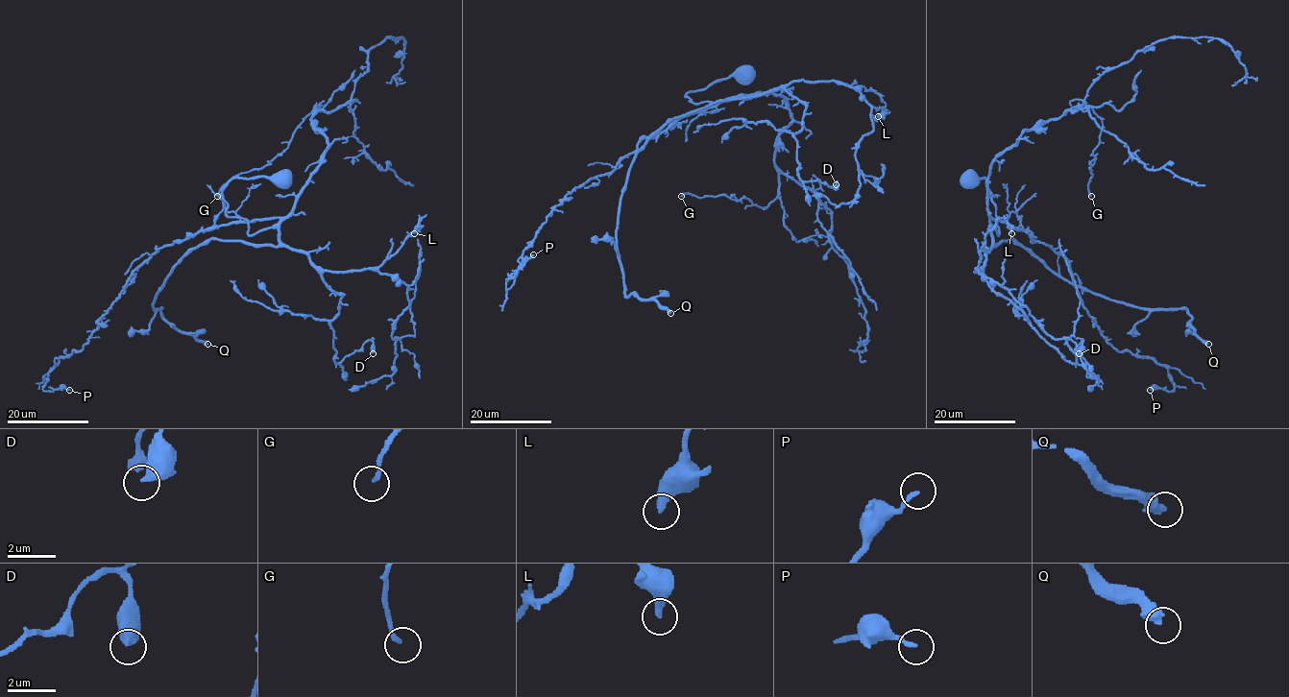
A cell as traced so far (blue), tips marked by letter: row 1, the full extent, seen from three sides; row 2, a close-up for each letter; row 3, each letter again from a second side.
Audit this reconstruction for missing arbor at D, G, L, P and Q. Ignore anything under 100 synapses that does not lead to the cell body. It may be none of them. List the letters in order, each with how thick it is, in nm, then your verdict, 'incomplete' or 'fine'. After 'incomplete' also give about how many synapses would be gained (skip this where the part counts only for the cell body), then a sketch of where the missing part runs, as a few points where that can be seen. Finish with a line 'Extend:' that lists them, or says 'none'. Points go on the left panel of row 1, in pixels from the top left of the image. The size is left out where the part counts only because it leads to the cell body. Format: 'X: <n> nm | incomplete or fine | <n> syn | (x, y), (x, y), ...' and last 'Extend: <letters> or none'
D: 480 nm | fine
G: 160 nm | fine
L: 360 nm | fine
P: 150 nm | fine
Q: 460 nm | incomplete | 140 syn | (207, 344), (212, 345), (253, 302), (259, 285), (263, 287), (271, 280), (291, 293), (296, 328), (314, 339)
Extend: Q

